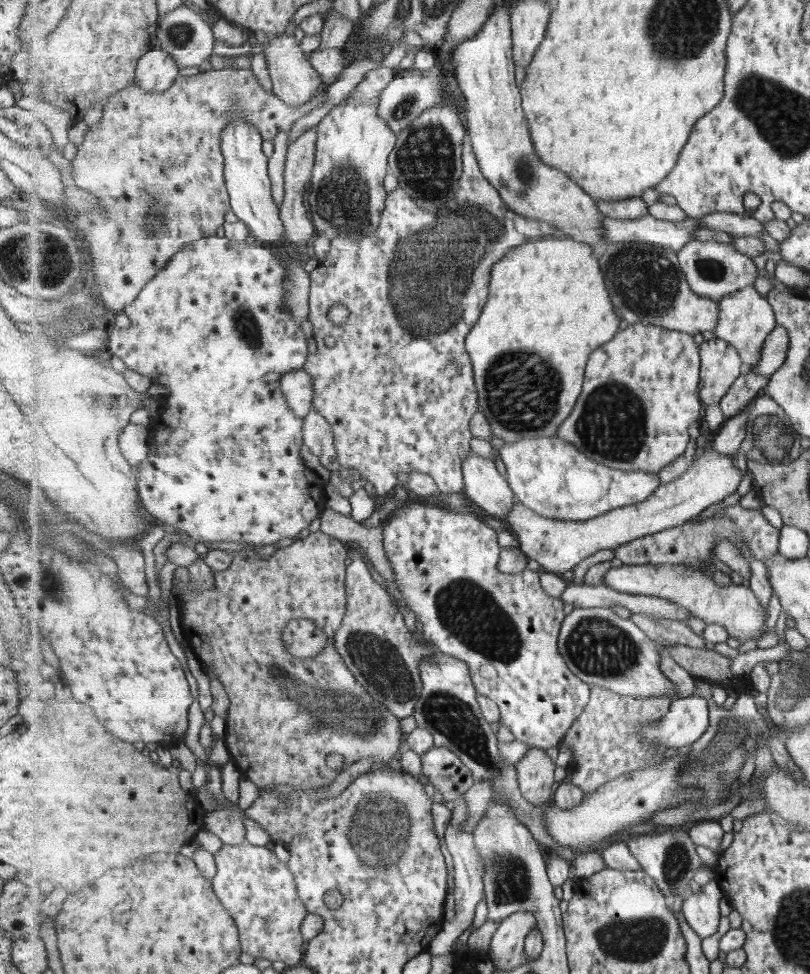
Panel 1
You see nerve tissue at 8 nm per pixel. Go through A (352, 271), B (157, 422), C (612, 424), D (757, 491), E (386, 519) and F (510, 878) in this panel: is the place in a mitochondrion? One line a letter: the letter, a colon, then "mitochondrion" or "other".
A: other
B: other
C: mitochondrion
D: other
E: other
F: mitochondrion

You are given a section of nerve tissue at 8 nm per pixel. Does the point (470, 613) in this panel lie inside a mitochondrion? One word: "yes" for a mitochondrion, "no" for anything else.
yes

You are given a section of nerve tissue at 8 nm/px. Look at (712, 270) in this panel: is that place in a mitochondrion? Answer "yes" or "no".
yes

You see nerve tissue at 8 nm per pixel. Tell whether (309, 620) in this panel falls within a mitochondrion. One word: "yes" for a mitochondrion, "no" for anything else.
no

